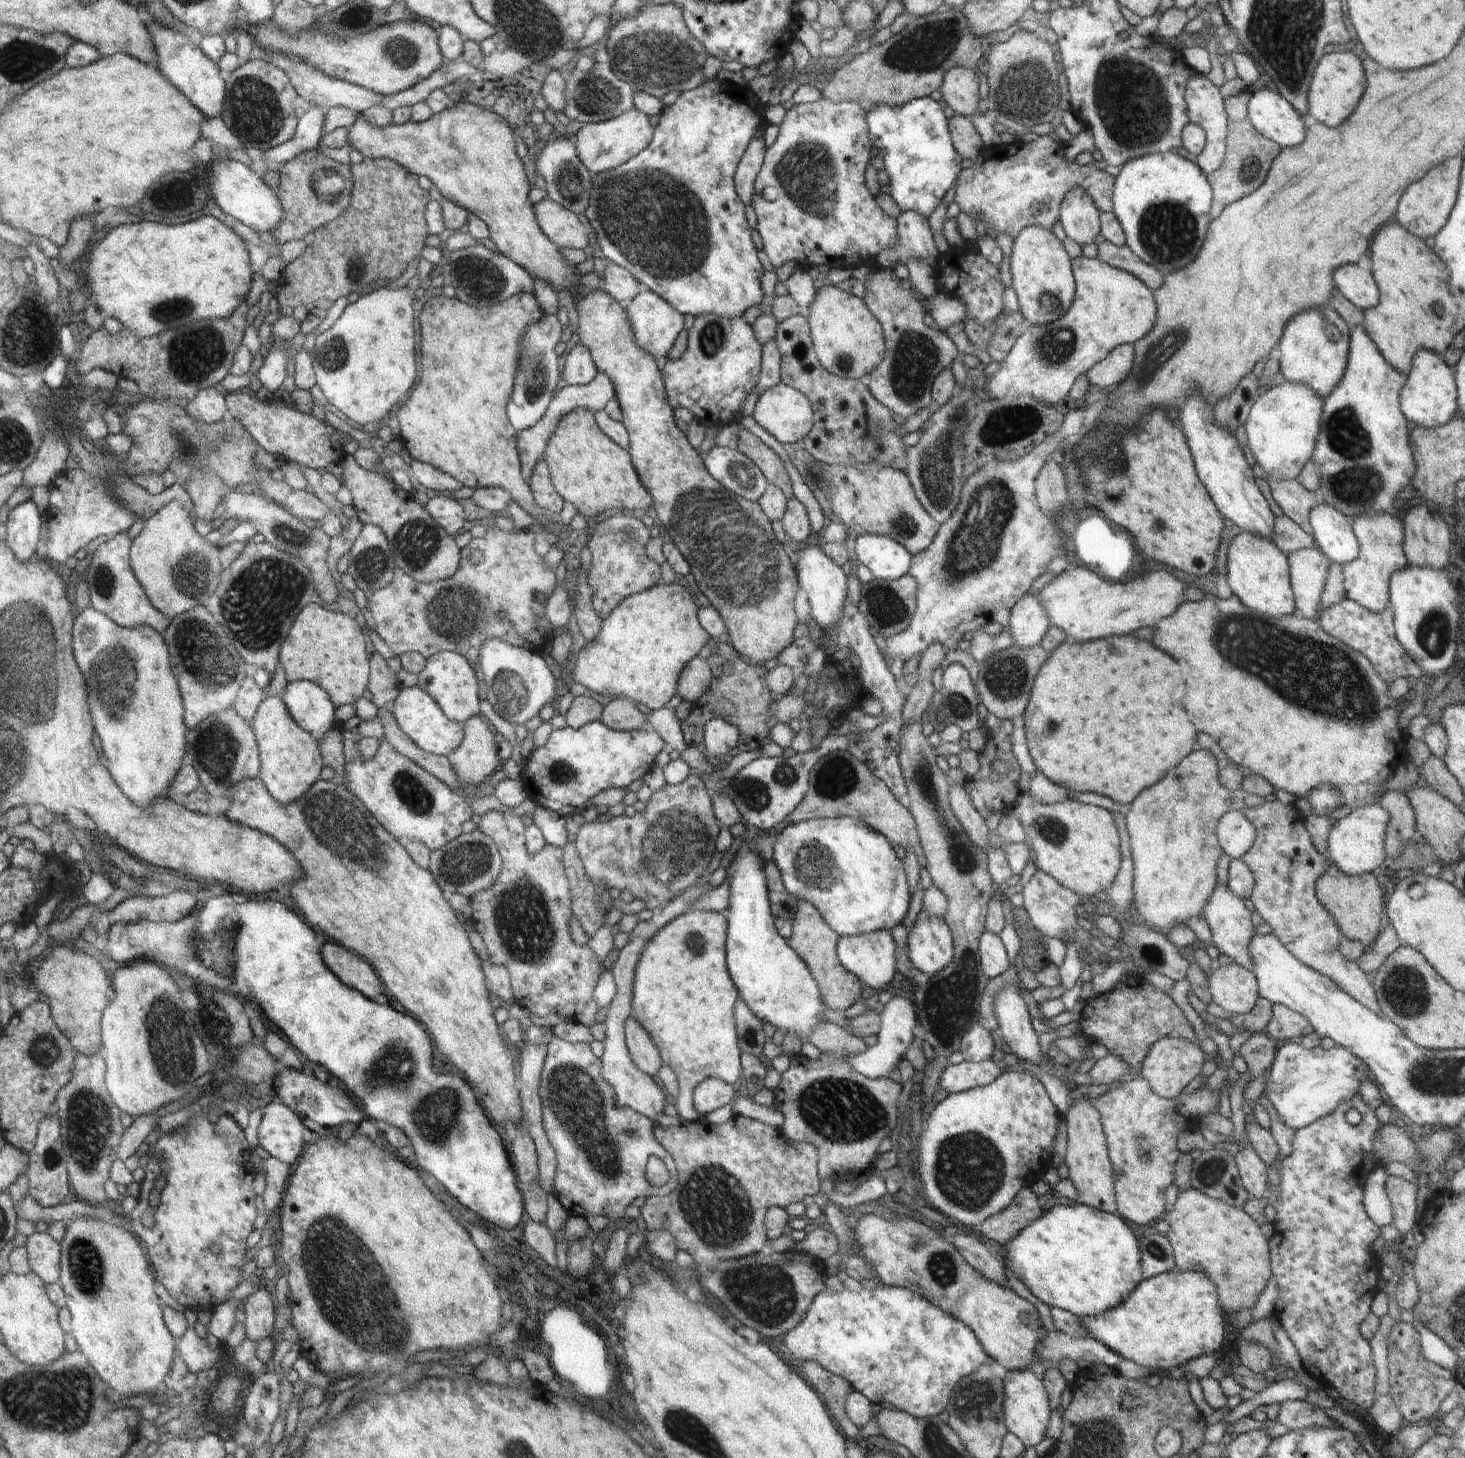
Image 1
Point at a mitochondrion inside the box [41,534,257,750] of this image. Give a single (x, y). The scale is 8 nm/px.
(113, 669)

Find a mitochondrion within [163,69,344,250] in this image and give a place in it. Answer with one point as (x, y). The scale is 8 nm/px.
(254, 111)

